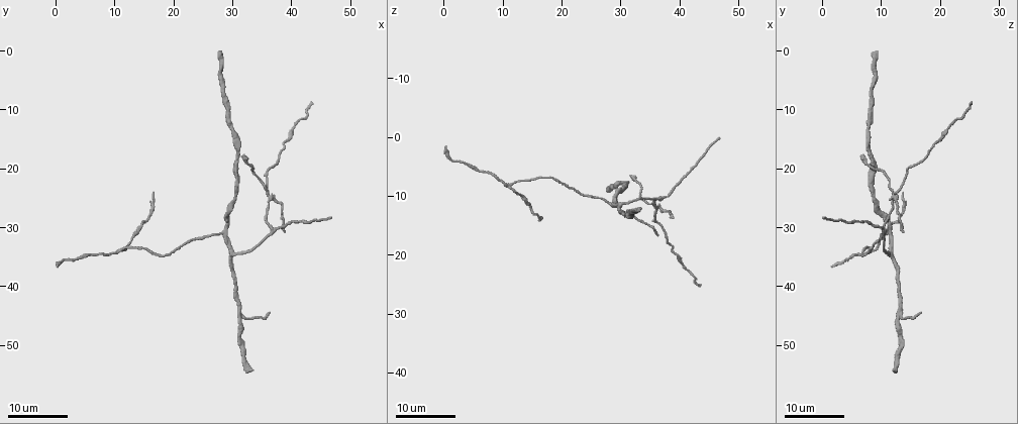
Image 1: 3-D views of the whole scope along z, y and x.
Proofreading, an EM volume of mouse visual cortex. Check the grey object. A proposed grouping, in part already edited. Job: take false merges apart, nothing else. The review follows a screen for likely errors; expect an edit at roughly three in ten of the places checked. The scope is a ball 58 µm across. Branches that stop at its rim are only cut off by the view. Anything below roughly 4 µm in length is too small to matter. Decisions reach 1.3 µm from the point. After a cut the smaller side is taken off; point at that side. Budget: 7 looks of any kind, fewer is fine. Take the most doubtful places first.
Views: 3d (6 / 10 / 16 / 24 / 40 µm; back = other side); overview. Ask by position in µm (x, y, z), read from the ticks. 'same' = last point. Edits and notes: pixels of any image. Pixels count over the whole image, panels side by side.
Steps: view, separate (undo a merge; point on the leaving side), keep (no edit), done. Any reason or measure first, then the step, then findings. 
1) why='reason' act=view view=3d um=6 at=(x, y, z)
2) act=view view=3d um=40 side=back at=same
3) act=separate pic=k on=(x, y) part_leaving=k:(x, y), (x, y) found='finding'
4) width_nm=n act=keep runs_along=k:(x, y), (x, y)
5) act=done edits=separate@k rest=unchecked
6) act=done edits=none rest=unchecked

why='a fork' act=view view=3d um=24 at=(36.0, 24.5, 12.5)

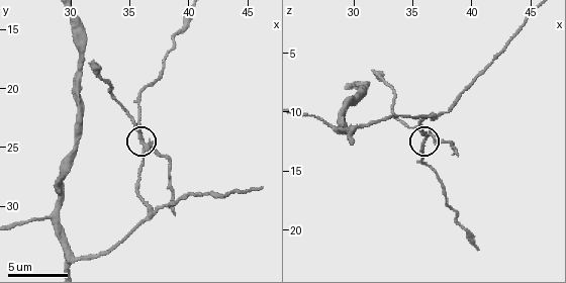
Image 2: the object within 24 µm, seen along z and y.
act=view view=3d um=10 at=(36.0, 24.0, 12.2)

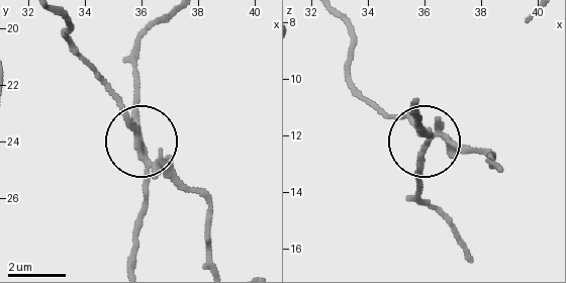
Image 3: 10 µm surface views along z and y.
act=separate pic=3 on=(131, 126) part_leaving=3:(149, 162), (119, 99), (64, 34), (64, 19) found='two neurons meet here'

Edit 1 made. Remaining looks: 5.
act=view view=overview

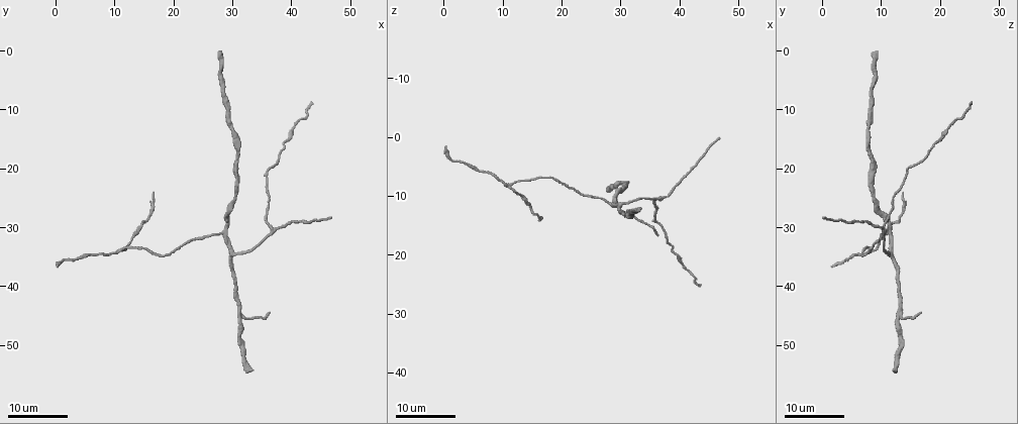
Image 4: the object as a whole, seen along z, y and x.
why='arms part here' act=view view=3d um=24 at=(31.0, 45.0, 13.5)

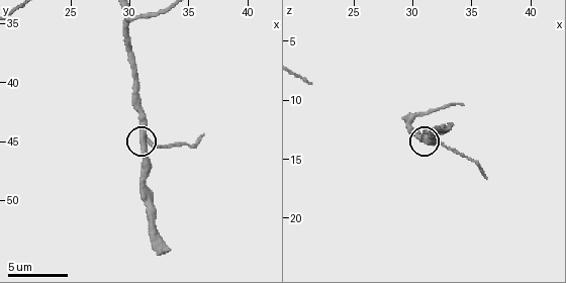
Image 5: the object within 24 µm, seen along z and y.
act=view view=3d um=10 at=same

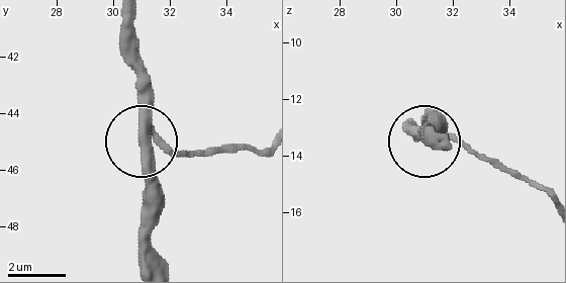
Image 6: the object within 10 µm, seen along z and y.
side_arm_um=6 act=keep runs_along=6:(125, 19), (143, 140), (224, 150) found='continuous, no second neuron'

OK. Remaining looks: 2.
why='three arms meet' act=view view=3d um=10 at=(37.0, 30.4, 10.2)

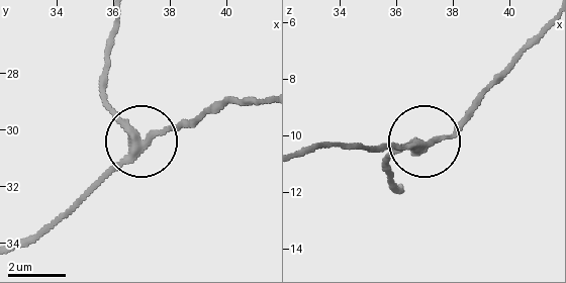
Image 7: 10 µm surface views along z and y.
arms=3 act=keep runs_along=7:(21, 242), (87, 201), (137, 150), (193, 123) found='one neuron here'

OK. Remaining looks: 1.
act=view view=3d um=10 at=(30.4, 34.4, 11.2)

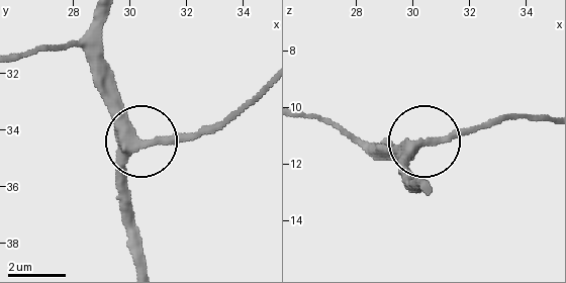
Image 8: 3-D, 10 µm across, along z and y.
act=keep found='all the same neuron'

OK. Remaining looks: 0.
act=done edits=separate@3 rest=unchecked

